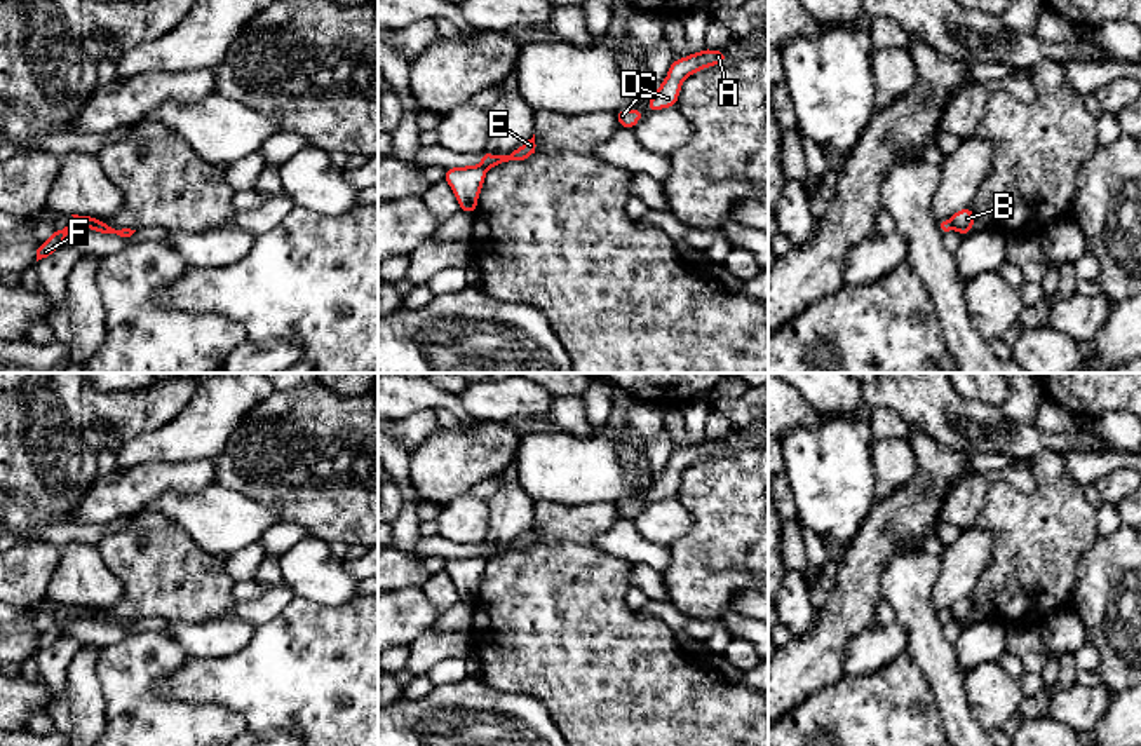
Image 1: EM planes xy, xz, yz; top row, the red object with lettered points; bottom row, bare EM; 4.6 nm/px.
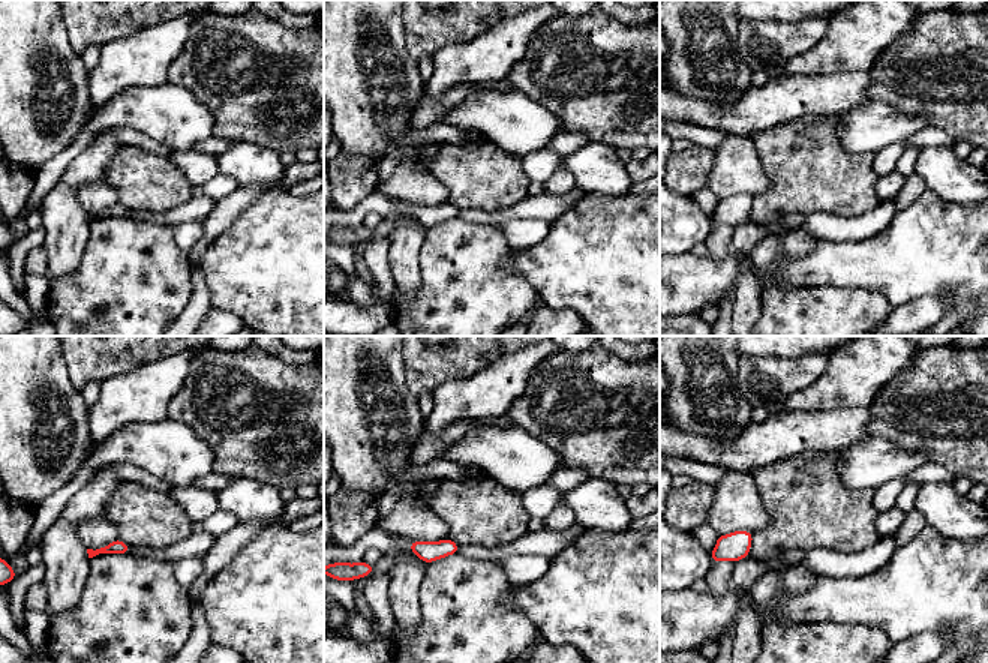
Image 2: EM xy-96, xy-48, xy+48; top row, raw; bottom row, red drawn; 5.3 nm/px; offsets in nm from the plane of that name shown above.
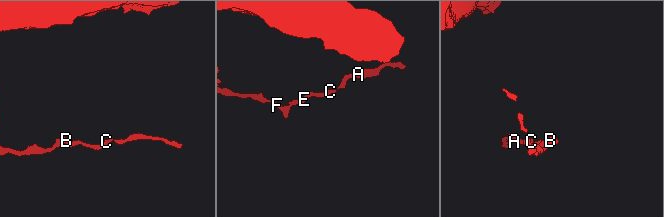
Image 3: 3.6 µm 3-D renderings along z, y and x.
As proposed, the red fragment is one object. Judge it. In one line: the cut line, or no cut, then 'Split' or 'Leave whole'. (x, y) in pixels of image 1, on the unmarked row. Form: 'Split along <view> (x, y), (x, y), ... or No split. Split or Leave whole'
Split along xy (96, 610), (87, 617). Split

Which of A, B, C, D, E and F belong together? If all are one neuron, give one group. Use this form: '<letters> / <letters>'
A C D E / B F

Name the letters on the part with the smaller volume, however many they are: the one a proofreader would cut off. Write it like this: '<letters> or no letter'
A, C, D, E

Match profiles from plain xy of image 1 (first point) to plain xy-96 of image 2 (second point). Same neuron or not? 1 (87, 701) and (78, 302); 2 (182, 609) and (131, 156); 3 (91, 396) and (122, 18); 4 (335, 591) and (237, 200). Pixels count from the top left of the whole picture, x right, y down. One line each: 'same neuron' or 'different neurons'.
1: different neurons
2: same neuron
3: same neuron
4: different neurons

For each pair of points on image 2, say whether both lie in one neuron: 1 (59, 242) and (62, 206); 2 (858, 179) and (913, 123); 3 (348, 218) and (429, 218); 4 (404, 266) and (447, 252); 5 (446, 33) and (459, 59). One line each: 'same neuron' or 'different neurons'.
1: same neuron
2: different neurons
3: same neuron
4: different neurons
5: different neurons

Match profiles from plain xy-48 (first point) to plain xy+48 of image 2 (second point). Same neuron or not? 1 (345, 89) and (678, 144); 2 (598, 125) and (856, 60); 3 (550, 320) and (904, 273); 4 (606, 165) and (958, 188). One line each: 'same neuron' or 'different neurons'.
1: different neurons
2: different neurons
3: different neurons
4: same neuron

